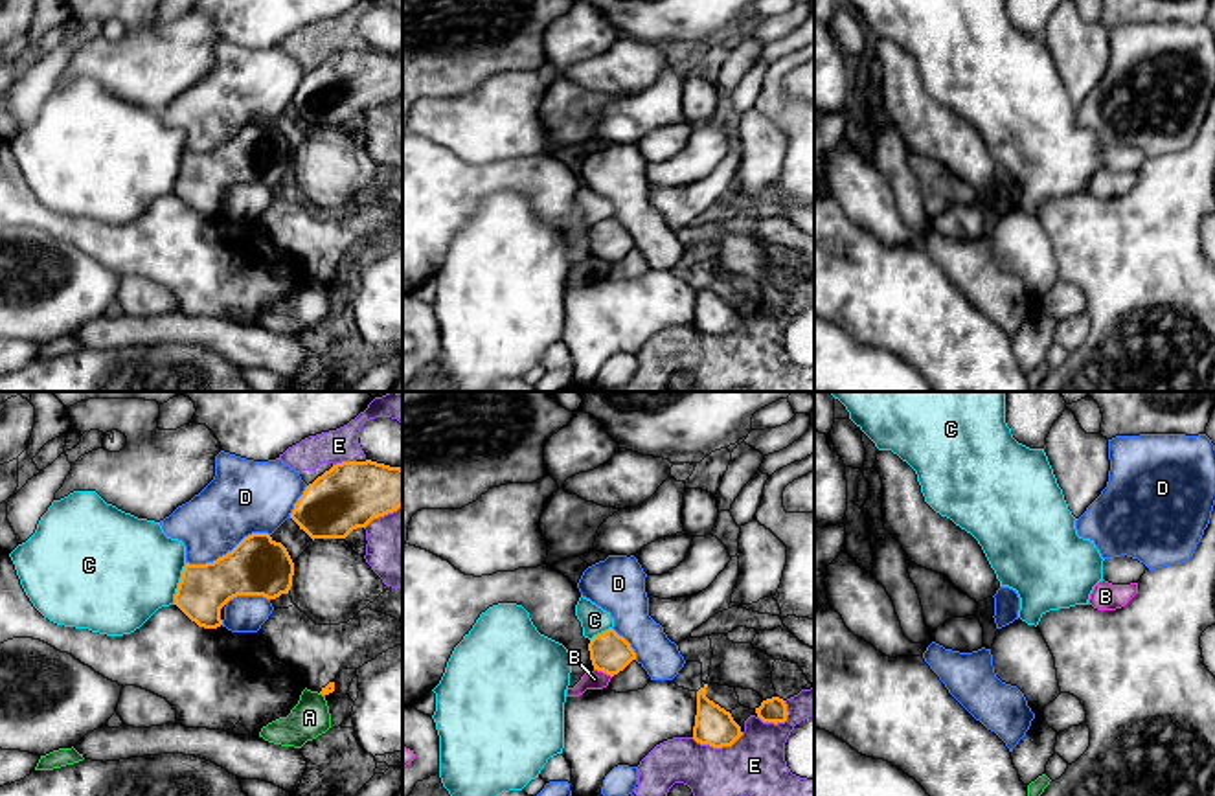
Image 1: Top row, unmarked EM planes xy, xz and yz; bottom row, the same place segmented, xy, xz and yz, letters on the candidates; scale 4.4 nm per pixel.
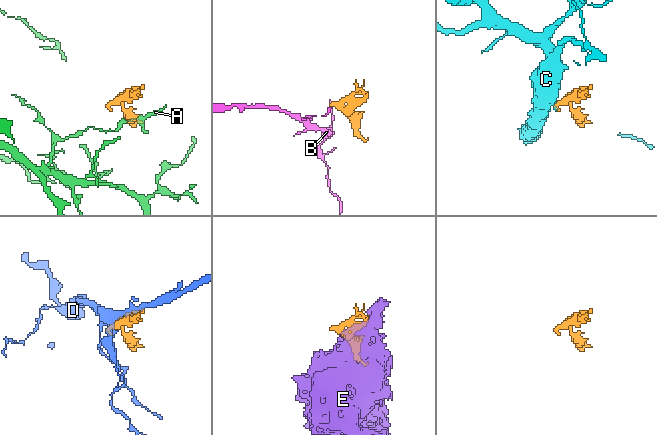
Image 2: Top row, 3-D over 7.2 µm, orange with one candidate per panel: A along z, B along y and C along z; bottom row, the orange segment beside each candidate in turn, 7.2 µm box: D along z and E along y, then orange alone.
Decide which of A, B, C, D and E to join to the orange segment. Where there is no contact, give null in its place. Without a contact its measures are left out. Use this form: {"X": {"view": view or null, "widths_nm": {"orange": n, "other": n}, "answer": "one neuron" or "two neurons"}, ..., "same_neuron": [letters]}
{"A": {"view": "xy", "widths_nm": {"orange": 50, "other": 170}, "answer": "two neurons"}, "B": {"view": "xz", "widths_nm": {"orange": 180, "other": 80}, "answer": "two neurons"}, "C": {"view": "xy", "widths_nm": {"orange": 220, "other": 460}, "answer": "two neurons"}, "D": {"view": "xy", "widths_nm": {"orange": 260, "other": 320}, "answer": "two neurons"}, "E": {"view": "xz", "widths_nm": {"orange": 170, "other": 280}, "answer": "two neurons"}, "same_neuron": []}

